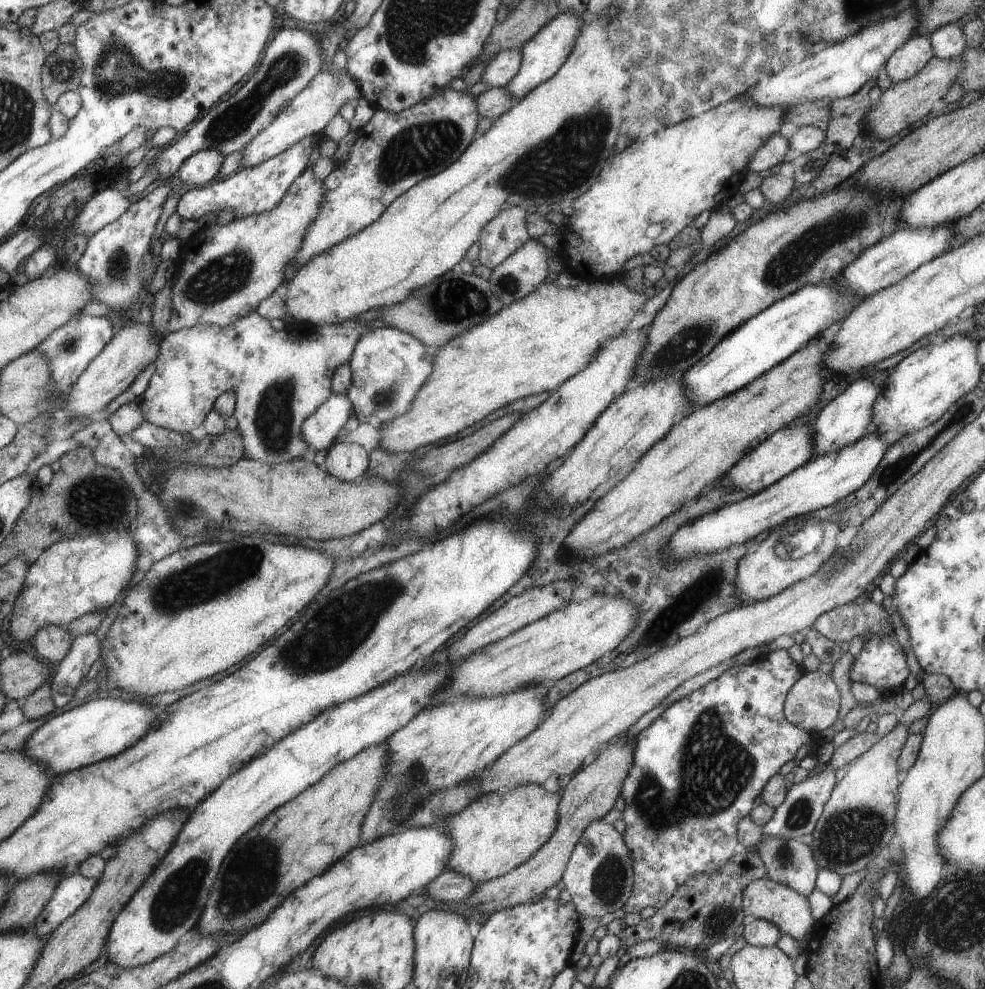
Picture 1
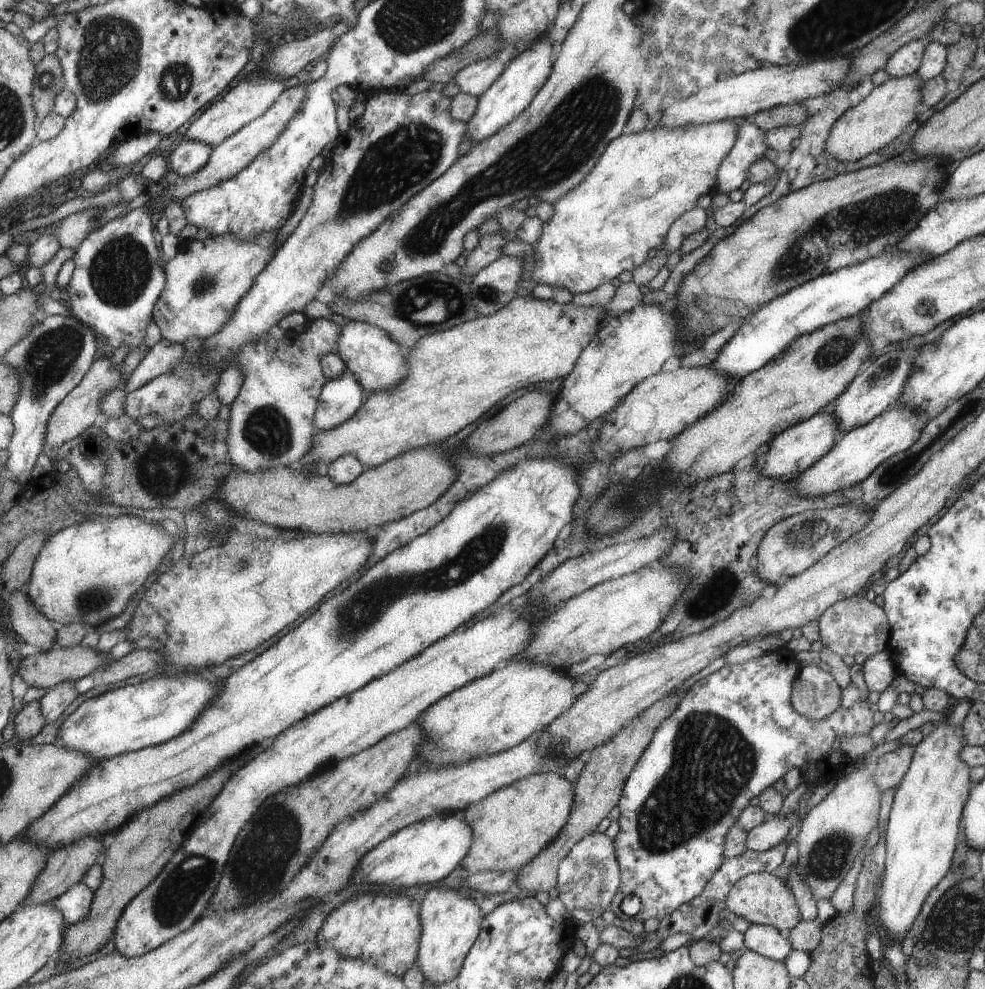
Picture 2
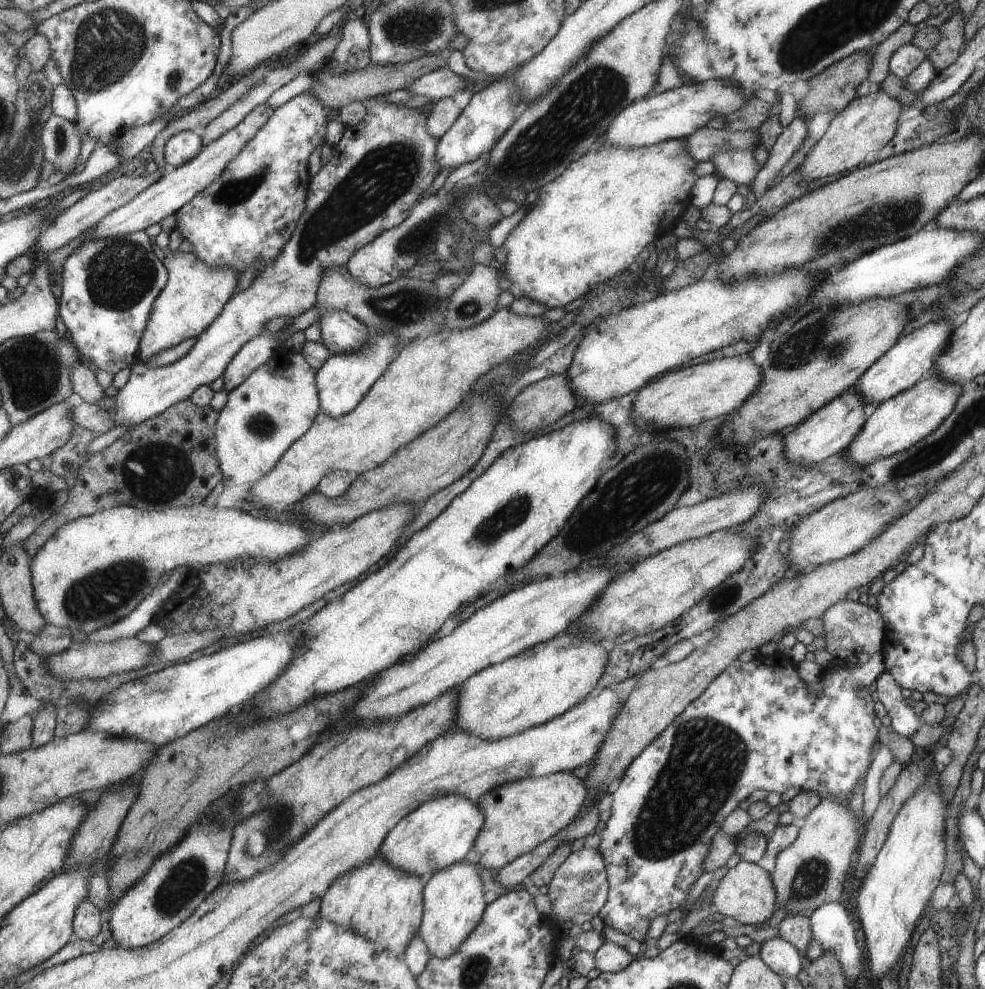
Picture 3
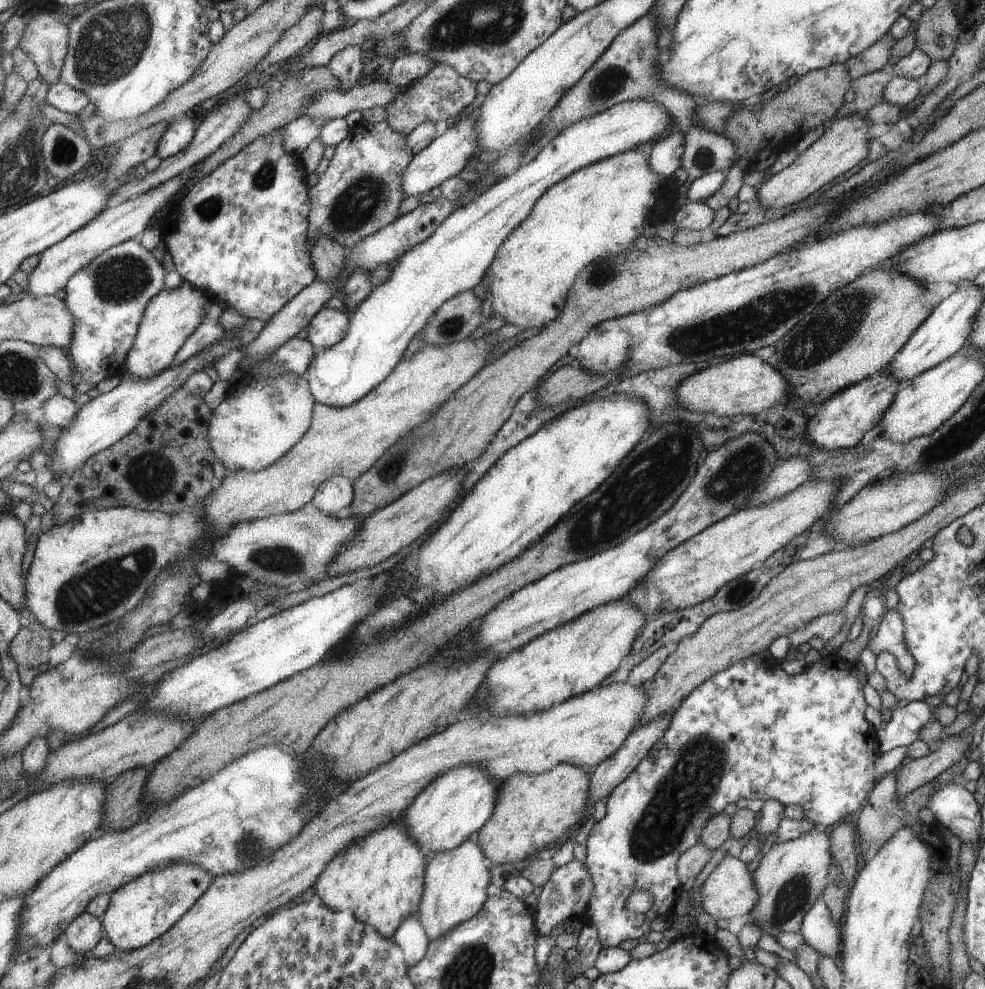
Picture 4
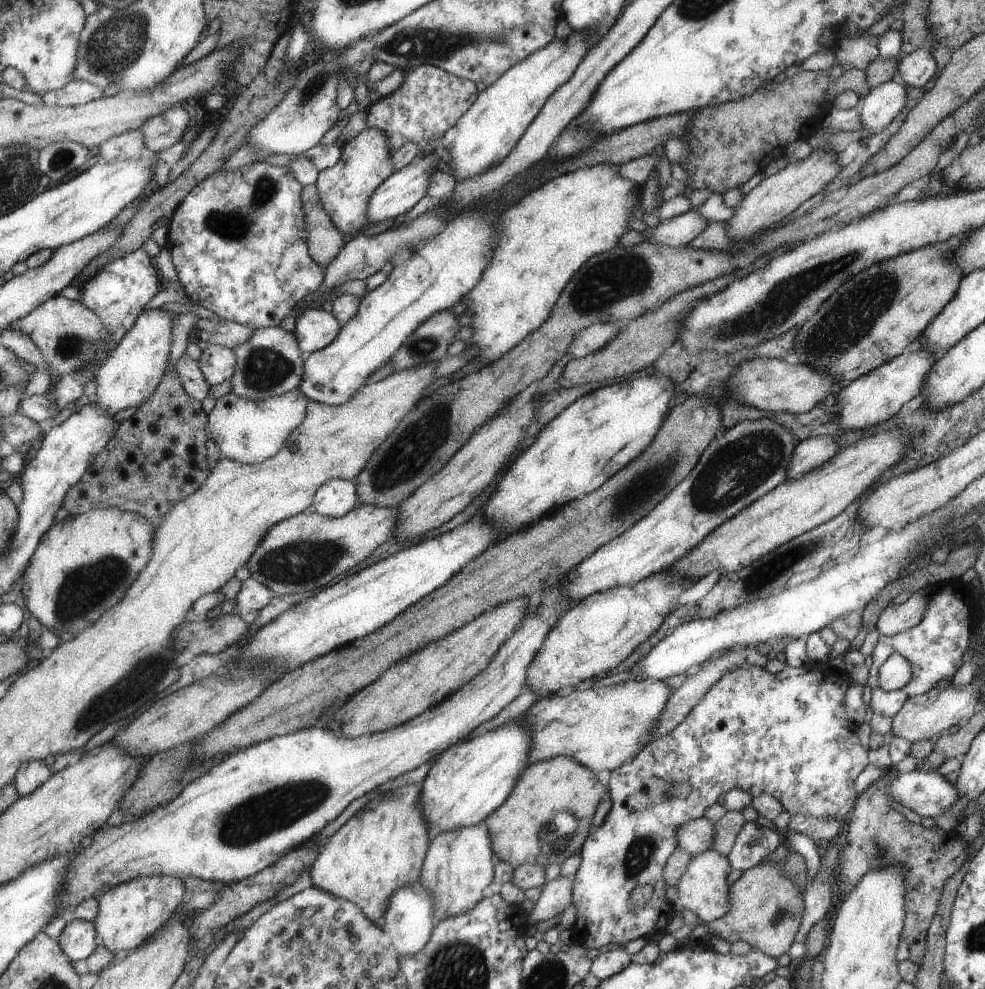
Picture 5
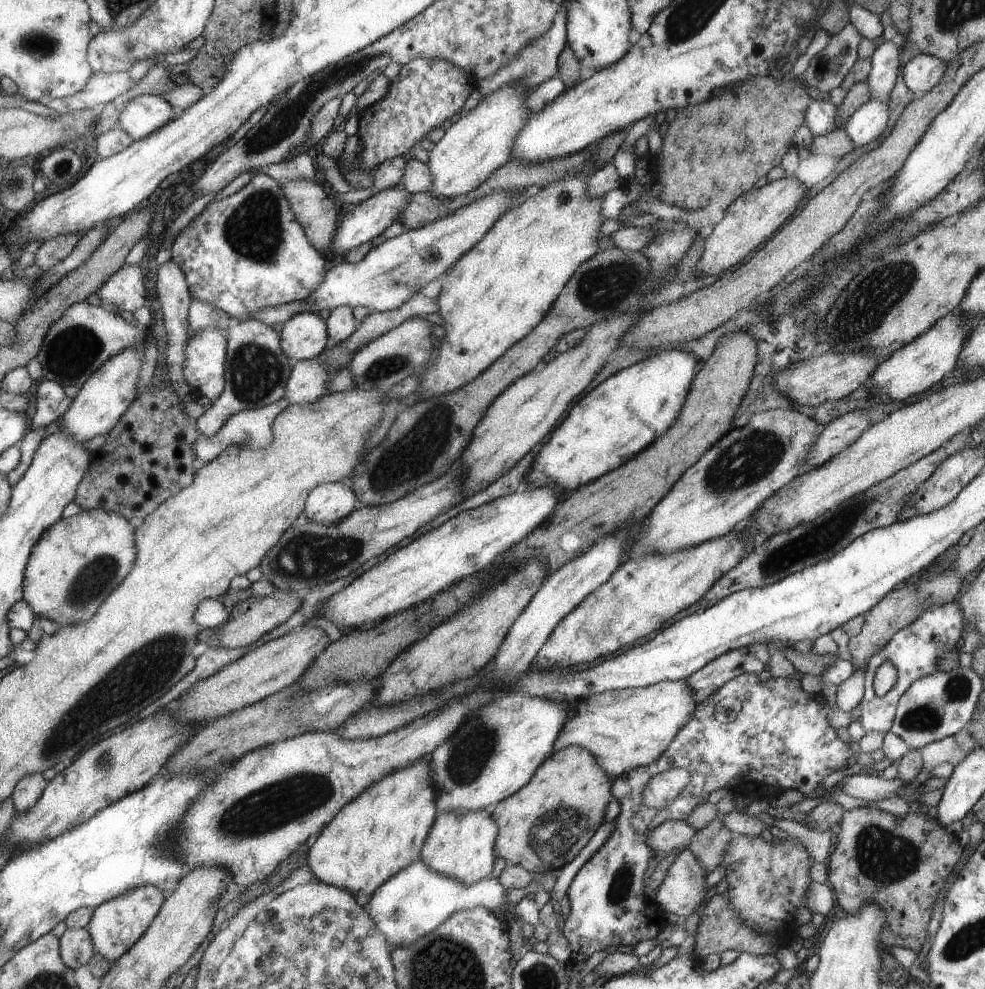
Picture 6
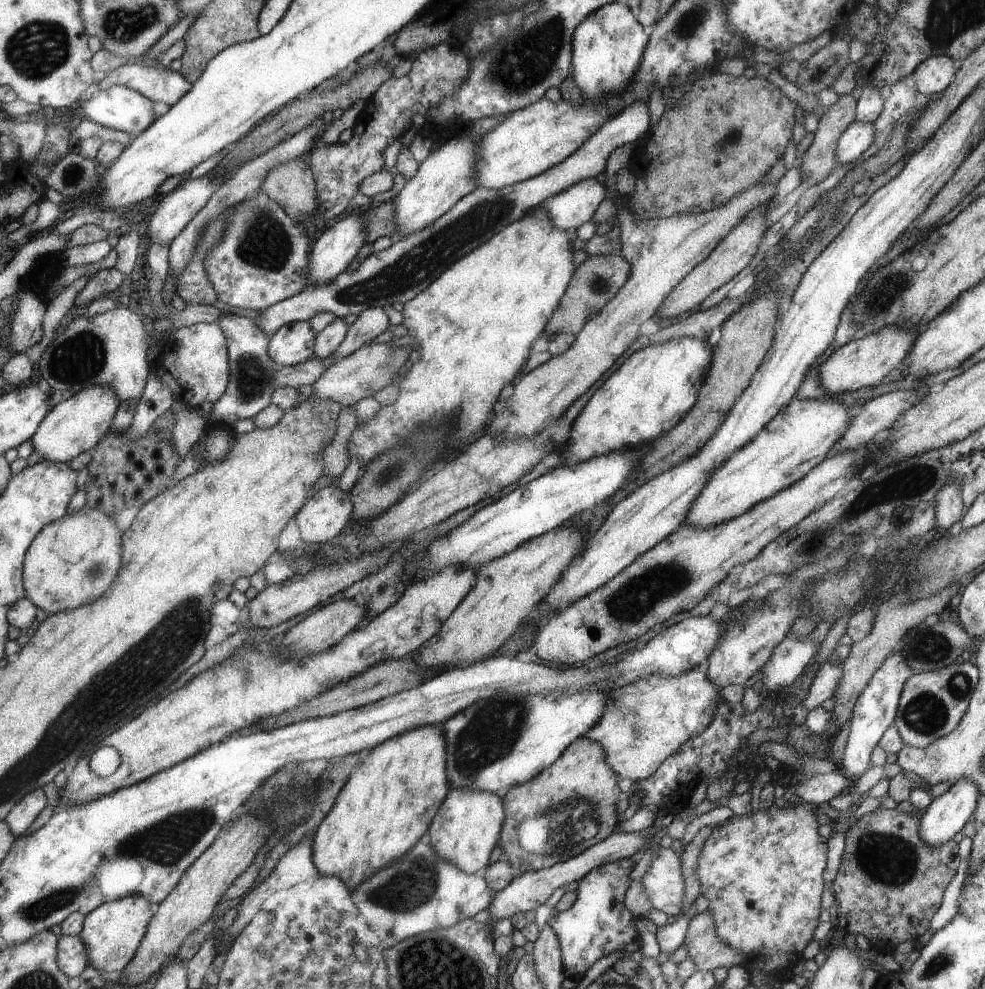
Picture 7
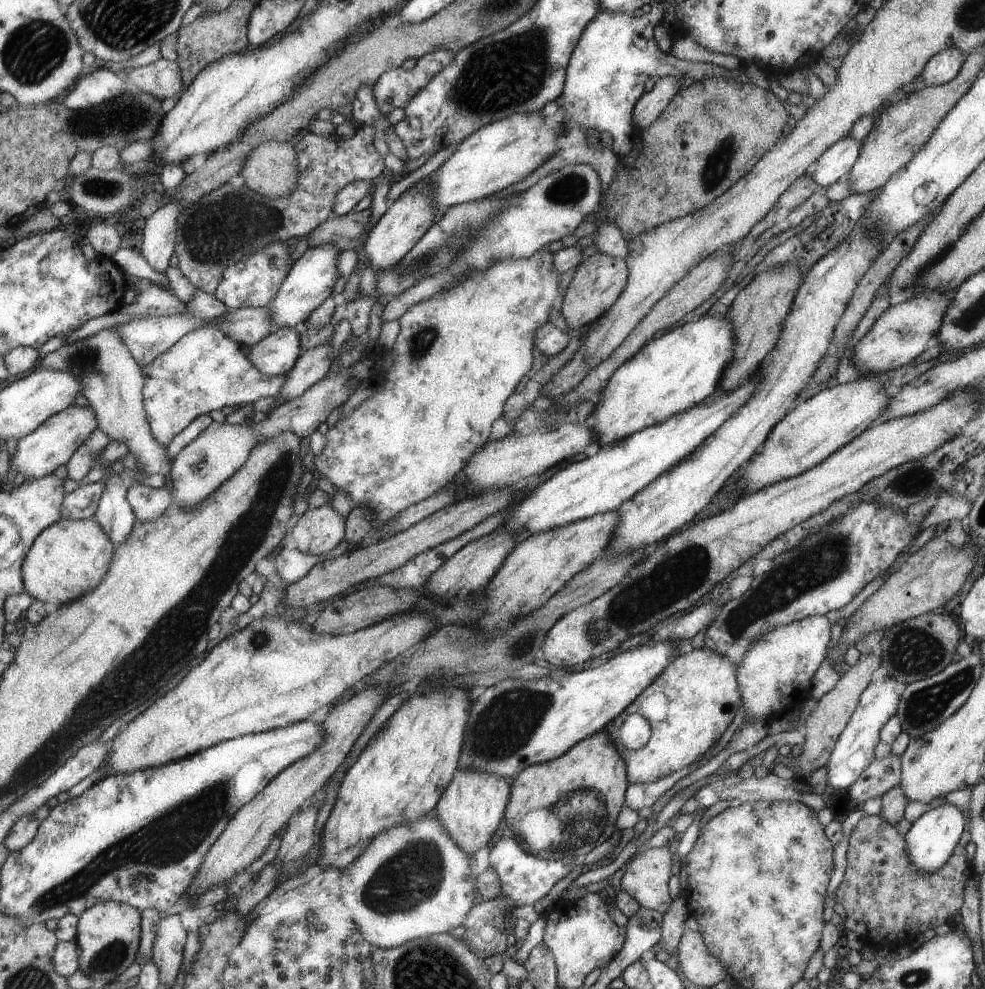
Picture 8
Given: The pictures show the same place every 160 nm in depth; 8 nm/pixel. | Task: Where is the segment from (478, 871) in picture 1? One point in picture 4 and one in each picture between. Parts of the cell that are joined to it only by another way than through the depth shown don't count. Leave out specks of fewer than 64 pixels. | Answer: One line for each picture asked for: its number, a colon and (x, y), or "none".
2: (517, 822)
3: (519, 815)
4: (532, 811)

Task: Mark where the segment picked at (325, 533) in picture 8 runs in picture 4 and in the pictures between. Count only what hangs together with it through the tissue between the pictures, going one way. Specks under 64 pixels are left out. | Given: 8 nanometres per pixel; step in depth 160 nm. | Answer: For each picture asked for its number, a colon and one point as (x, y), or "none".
4: (335, 493)
5: (334, 498)
6: (327, 503)
7: (325, 514)

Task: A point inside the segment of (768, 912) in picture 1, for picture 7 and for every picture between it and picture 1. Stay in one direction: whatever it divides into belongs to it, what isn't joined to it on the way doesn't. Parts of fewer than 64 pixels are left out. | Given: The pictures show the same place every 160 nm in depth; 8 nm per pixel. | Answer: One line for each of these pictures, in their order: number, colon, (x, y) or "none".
2: (763, 899)
3: (746, 892)
4: (728, 891)
5: (702, 888)
6: (680, 892)
7: (662, 882)

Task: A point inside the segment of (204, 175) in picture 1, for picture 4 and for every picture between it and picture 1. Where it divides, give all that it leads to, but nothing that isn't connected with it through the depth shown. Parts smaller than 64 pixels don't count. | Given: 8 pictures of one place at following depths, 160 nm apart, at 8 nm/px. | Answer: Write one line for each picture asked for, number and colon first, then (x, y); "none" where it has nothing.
2: (188, 156)
3: (181, 148)
4: (179, 136)

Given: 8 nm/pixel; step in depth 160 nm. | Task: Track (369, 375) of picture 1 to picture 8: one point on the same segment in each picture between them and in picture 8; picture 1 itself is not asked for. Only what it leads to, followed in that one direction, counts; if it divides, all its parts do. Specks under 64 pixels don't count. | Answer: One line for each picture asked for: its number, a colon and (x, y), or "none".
2: (375, 359)
3: (340, 332)
4: (328, 326)
5: (315, 328)
6: (303, 336)
7: (293, 343)
8: (275, 354)

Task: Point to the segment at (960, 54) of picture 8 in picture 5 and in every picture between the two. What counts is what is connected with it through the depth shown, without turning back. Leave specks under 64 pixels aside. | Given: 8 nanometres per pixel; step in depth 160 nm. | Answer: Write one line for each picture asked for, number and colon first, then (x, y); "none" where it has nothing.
5: (914, 69)
6: (921, 72)
7: (930, 77)

